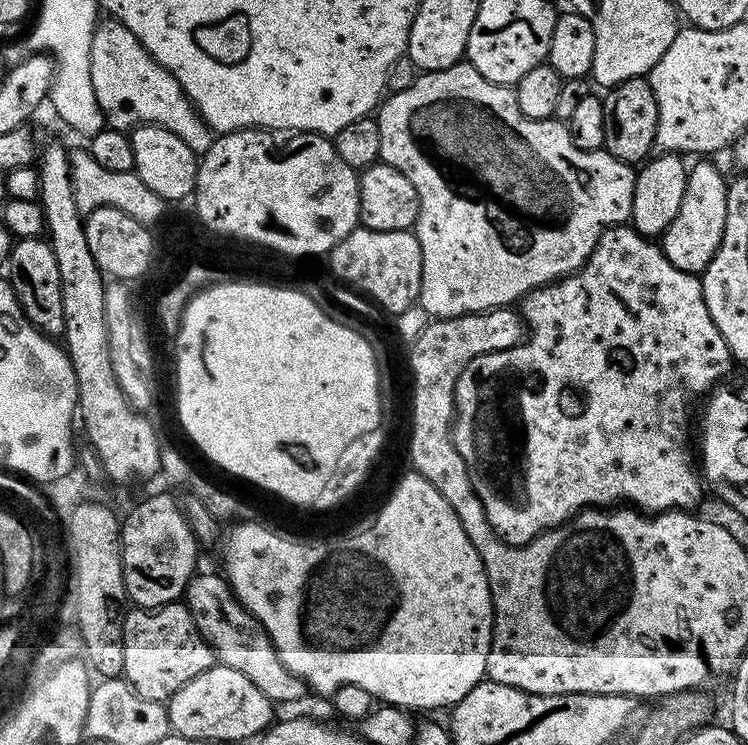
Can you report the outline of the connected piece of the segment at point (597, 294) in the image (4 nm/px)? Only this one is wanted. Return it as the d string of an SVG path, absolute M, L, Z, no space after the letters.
M617 226L604 229L604 233L596 239L596 245L588 255L588 259L575 272L561 277L555 283L544 284L540 288L533 289L523 297L523 304L522 319L528 331L526 339L513 348L487 352L474 357L462 370L454 390L456 412L462 411L462 402L474 402L474 412L472 412L474 458L467 460L465 464L470 464L468 476L474 476L474 483L476 478L482 478L486 492L494 496L490 502L486 502L486 498L480 500L492 531L505 544L519 546L529 544L541 532L559 528L565 523L566 506L572 517L591 506L612 506L617 502L635 506L648 514L672 509L695 509L695 504L700 500L702 476L694 459L693 445L692 448L688 445L688 415L691 414L691 404L696 399L699 401L705 393L717 387L716 379L727 370L729 360L728 348L724 345L719 330L714 326L706 310L700 276L675 268L666 258L663 247L649 237L641 236L635 228Z

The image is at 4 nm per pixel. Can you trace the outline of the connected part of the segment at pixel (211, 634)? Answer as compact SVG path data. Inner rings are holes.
M219 571L203 572L193 576L188 583L186 603L196 629L216 653L217 661L234 670L242 670L242 674L246 674L246 678L250 678L250 682L254 682L254 686L258 686L258 690L262 690L262 694L277 705L292 704L302 699L306 693L304 681L286 670L278 650L272 645L272 639L264 627L240 605L227 579Z

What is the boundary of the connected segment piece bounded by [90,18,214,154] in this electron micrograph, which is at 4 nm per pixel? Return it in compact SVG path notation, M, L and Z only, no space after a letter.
M108 18L97 23L93 44L90 46L90 78L93 79L94 95L107 127L133 130L140 125L156 124L158 127L164 127L171 134L176 134L194 153L202 154L211 146L214 139L212 129L204 123L203 118L192 105L192 99L184 93L174 74L170 74L170 70L162 67L120 21Z

